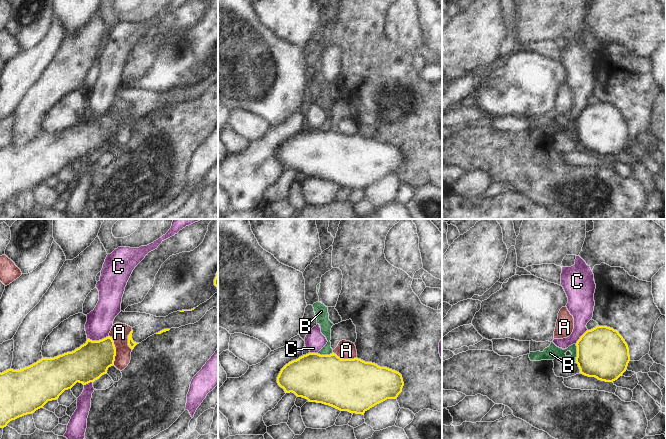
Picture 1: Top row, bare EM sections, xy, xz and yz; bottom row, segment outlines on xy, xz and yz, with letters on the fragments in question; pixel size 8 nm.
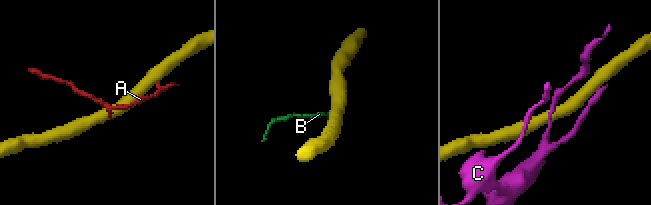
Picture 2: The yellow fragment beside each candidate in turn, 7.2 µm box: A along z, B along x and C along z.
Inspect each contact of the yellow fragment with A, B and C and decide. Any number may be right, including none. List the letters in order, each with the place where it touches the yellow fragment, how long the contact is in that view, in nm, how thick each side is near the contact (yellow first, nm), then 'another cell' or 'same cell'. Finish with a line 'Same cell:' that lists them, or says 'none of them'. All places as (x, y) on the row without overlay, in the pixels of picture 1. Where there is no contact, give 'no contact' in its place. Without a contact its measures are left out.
A: xy (115, 126) | 240 nm | 300/150 nm | another cell
B: yz (577, 129) | 150 nm | 400/110 nm | another cell
C: xy (97, 117) | 180 nm | 300/200 nm | another cell
Same cell: none of them

